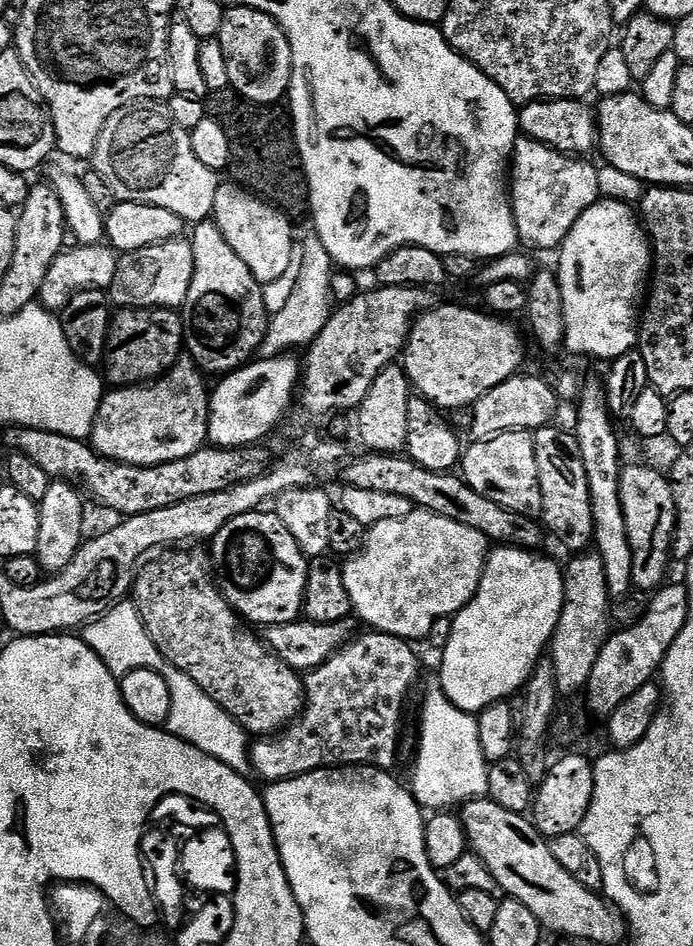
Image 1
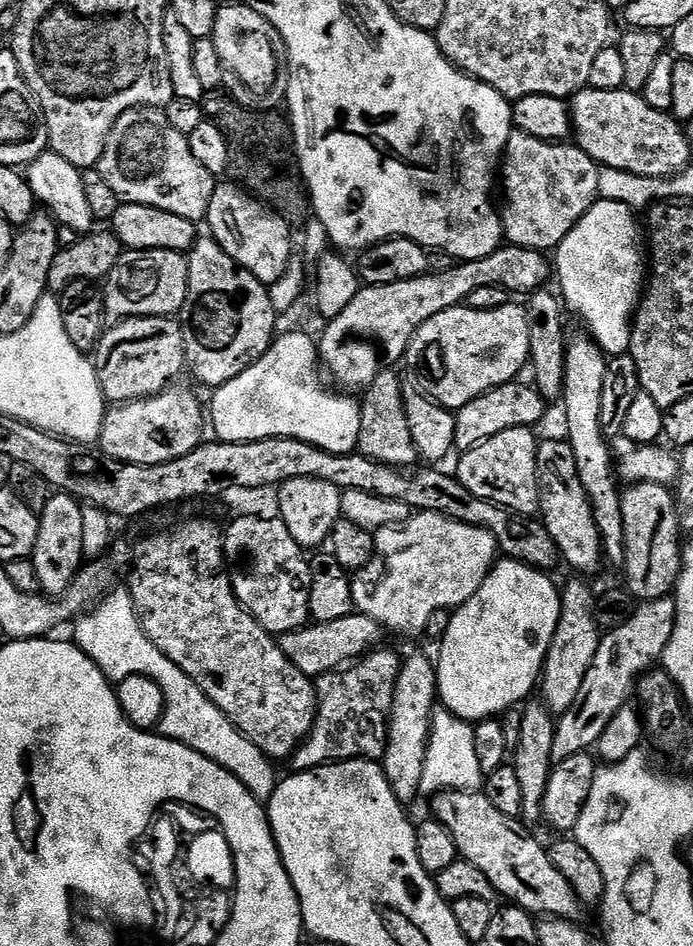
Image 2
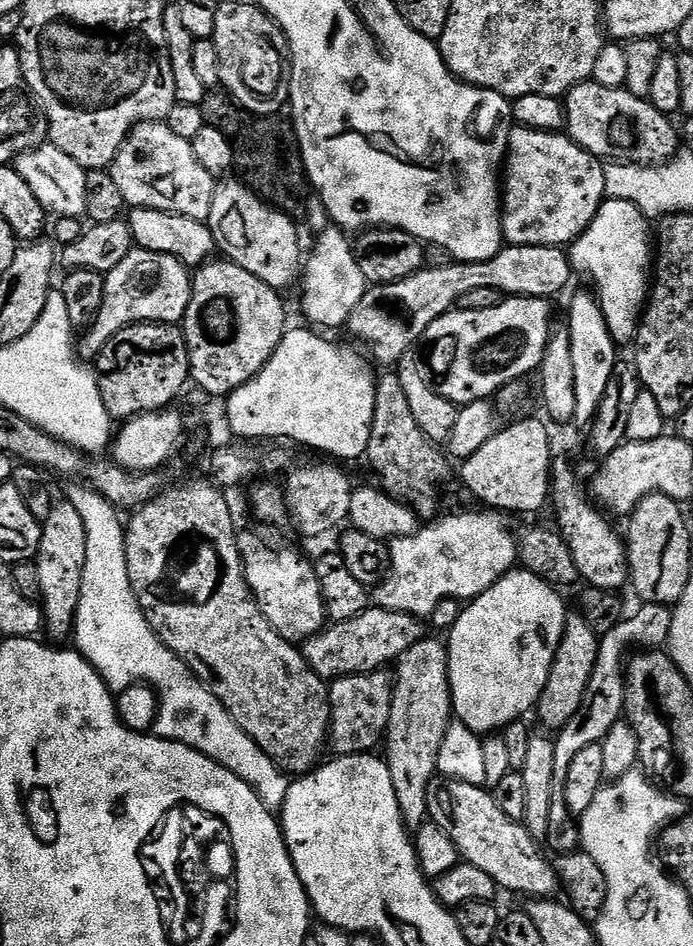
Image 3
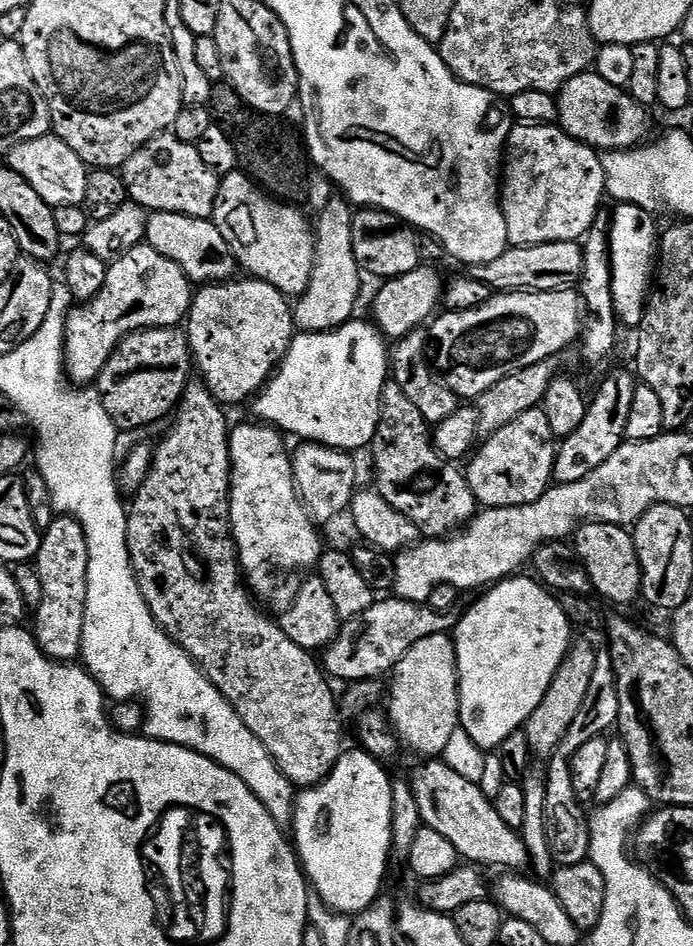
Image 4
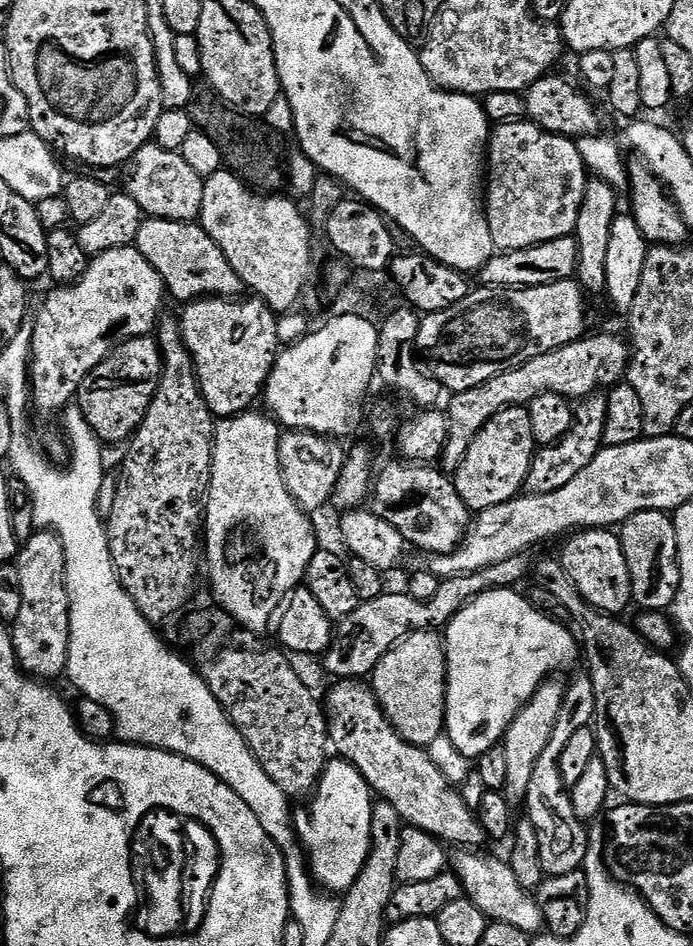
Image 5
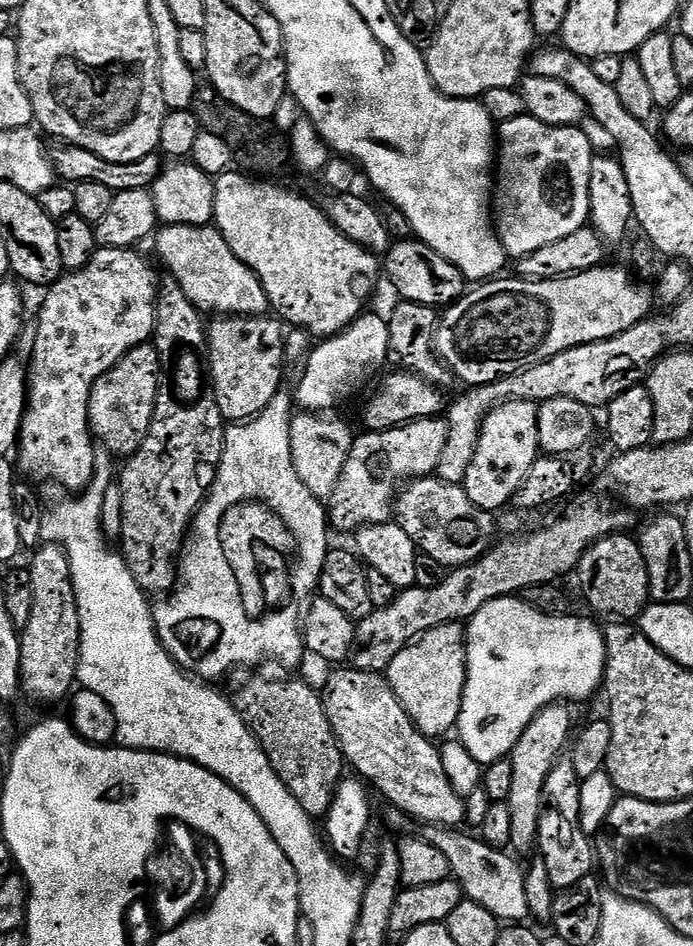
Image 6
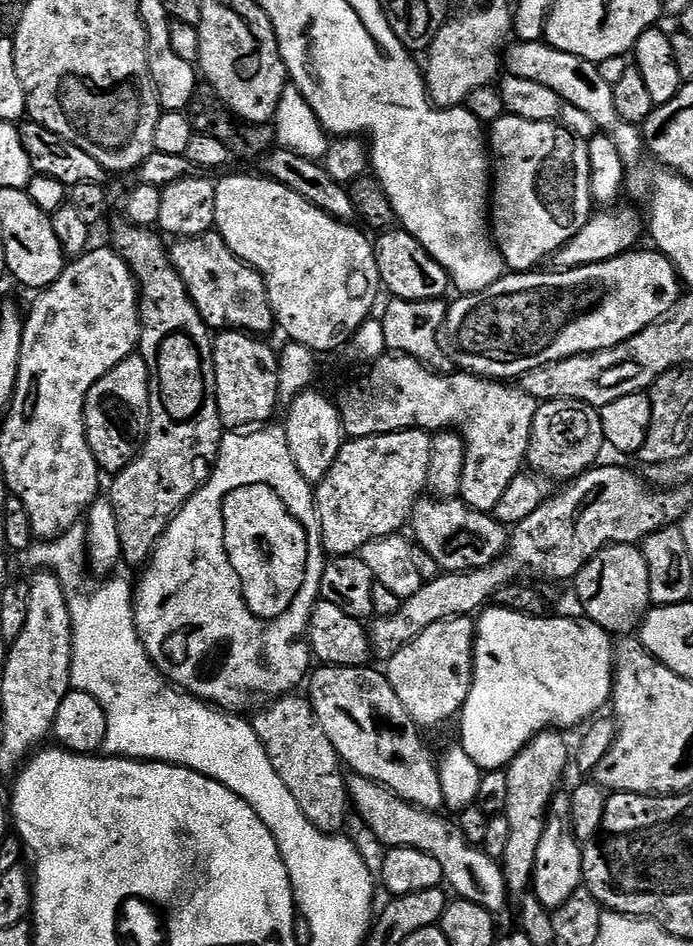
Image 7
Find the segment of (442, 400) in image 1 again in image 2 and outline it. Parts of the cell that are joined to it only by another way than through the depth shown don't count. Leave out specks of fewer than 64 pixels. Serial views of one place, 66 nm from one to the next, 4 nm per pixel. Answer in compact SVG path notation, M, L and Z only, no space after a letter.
M518 304L494 310L457 306L422 322L410 342L406 360L428 375L422 384L437 404L457 410L491 388L511 384L519 377L516 375L526 368L532 351L528 310Z

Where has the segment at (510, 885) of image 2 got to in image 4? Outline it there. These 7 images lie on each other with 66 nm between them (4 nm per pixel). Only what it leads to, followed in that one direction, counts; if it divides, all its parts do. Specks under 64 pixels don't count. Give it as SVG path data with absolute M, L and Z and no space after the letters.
M444 762L425 764L428 765L410 776L412 793L418 802L421 821L427 827L438 830L442 838L450 838L457 857L469 865L483 866L485 869L523 869L520 867L529 863L523 839L518 835L517 829L506 826L506 822L498 818L495 803L488 800L480 785L454 774L454 770L450 770Z

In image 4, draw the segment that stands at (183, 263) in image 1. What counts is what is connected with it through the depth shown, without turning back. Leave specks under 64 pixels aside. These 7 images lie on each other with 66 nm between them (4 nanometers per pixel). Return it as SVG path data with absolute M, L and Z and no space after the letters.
M148 243L139 244L126 255L107 265L105 284L91 300L73 307L64 319L64 371L73 381L95 381L100 371L106 366L110 354L132 332L141 332L143 328L175 328L187 317L194 295L193 285L186 278L186 274L174 262L158 250L154 250Z

